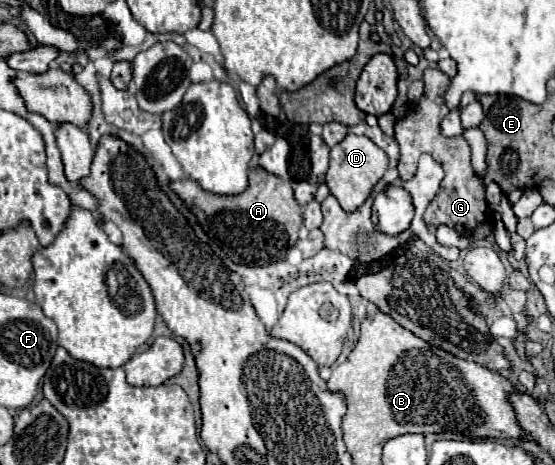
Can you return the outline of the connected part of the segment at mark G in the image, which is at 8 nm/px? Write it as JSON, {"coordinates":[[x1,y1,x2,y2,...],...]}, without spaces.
{"coordinates":[[431,68,425,70,425,84,431,92,423,94,423,98,415,104,409,106,407,114,397,120,395,124,395,140,401,148,401,156,399,156,399,178,401,180,409,180,413,178,413,174,417,172,417,160,421,154,431,154,433,160,437,160,443,170,445,170,445,180,441,186,439,196,435,198,435,202,429,206,429,216,425,216,427,224,433,226,441,226,447,224,449,228,455,228,459,234,469,236,473,232,473,228,477,224,481,224,487,218,487,202,485,202,485,186,483,182,475,176,473,168,471,168,471,148,467,144,467,140,463,136,453,136,453,138,445,138,441,136,439,124,443,120,443,116,447,116,447,106,441,98,441,92,449,86,451,78,445,76,441,70]]}

